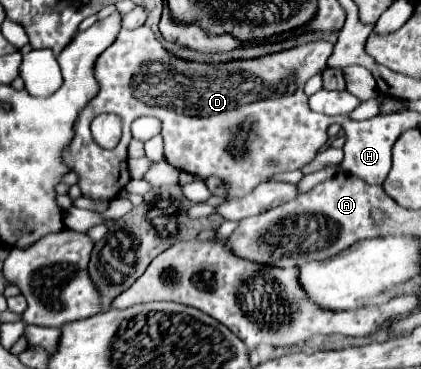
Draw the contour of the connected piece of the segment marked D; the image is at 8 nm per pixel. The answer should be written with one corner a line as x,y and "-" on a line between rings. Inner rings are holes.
143,25
143,27
139,27
139,29
133,29
133,31
121,29
119,35
117,35
117,39
115,39
115,41
97,57
97,61
95,61
95,77
97,77
97,83
99,83
97,97
93,97
93,101
89,101
89,105
85,105
85,109
79,113
77,125
73,125
73,141
63,149
61,159
65,161
65,165
67,165
73,173
79,175
77,185
79,185
83,197
87,197
87,199
91,199
91,201
105,201
105,203
109,203
109,201
113,201
113,199
117,197
117,193
119,193
119,191
129,183
129,179
131,179
131,175
129,175
129,165
127,165
127,145
129,145
129,141
131,141
131,131
129,131
131,123
133,123
137,117
145,115
145,113
161,113
161,136
163,138
164,155
165,159
167,159
167,163
173,165
175,169
187,171
187,173
197,175
197,177
217,177
217,179
221,179
221,181
227,185
227,197
229,197
229,199
245,197
245,193
253,191
259,183
269,181
269,179
271,179
273,175
277,175
277,173
303,169
305,165
309,165
309,163
315,159
315,155
321,151
321,147
325,147
325,143
327,143
327,127
329,127
331,123
335,123
337,117
329,117
329,115
321,115
321,113
311,111
303,87
305,87
305,83
307,83
317,71
321,71
321,69
327,65
327,59
329,59
331,53
333,53
333,45
331,45
329,41
311,41
311,43
303,43
303,45
297,45
297,47
291,47
291,49
285,49
285,51
279,51
279,53
269,53
269,55
253,57
253,59
231,59
231,61
227,61
227,63
197,63
197,61
185,61
185,59
177,57
175,53
163,49
163,43
155,37
155,33
153,33
147,25
-
101,113
115,113
115,115
119,115
121,121
123,121
123,135
121,135
121,141
119,141
119,145
117,145
115,149
101,149
101,147
93,141
93,137
91,137
89,125
91,125
91,121
93,121
97,115
101,115
-
171,145
173,145
173,153
181,153
181,159
171,159
171,153
169,153

